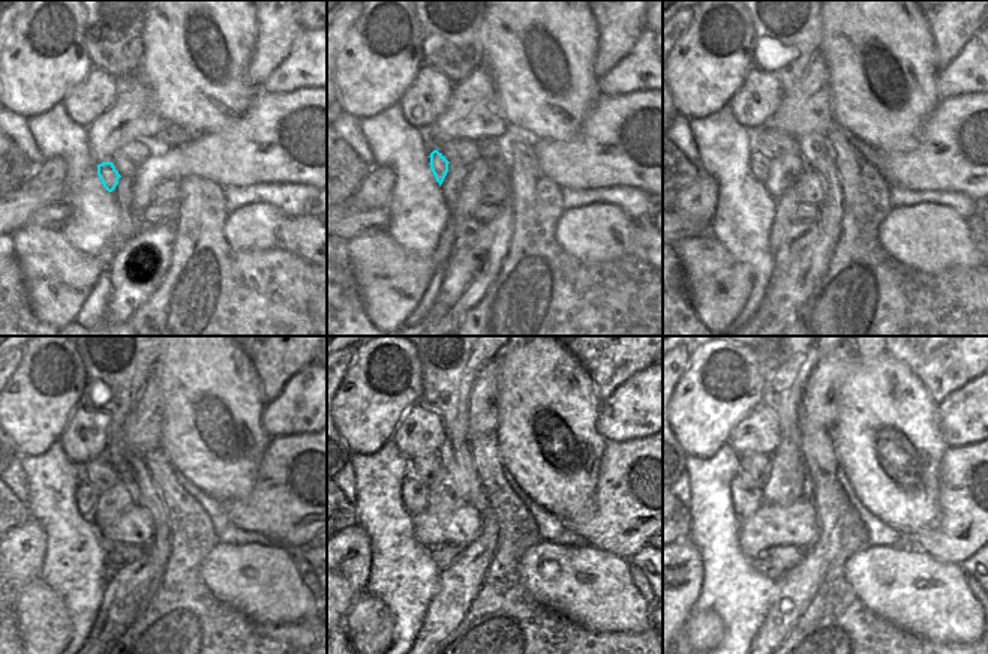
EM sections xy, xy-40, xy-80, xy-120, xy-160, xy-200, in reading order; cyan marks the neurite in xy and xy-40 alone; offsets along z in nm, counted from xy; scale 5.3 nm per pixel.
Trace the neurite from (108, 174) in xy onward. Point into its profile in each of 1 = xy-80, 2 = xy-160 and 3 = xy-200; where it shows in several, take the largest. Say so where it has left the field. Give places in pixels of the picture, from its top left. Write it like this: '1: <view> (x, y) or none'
1: xy-80 (759, 161)
2: xy-160 (414, 495)
3: xy-200 (747, 497)

